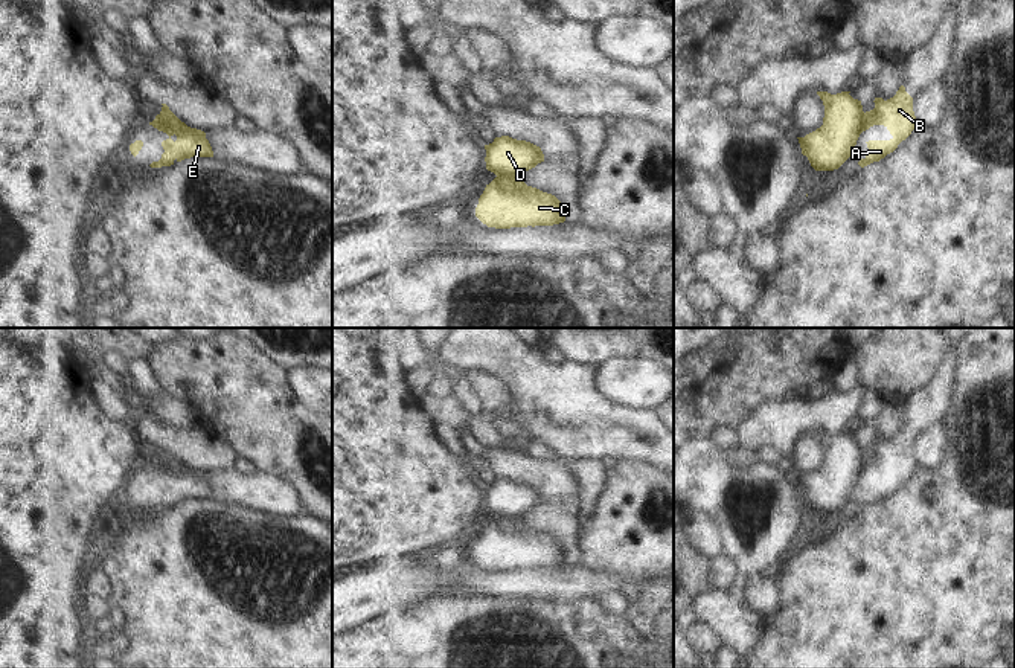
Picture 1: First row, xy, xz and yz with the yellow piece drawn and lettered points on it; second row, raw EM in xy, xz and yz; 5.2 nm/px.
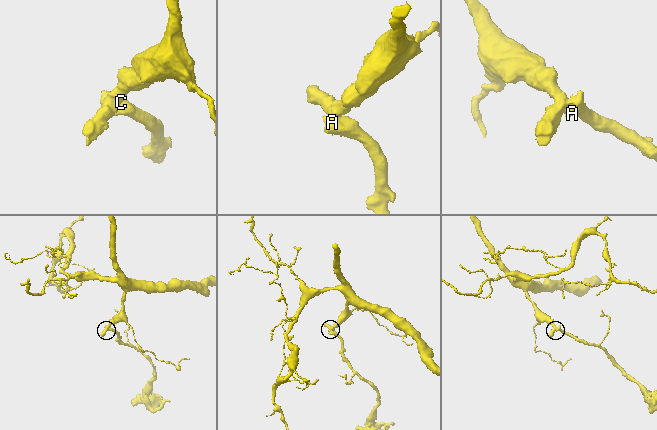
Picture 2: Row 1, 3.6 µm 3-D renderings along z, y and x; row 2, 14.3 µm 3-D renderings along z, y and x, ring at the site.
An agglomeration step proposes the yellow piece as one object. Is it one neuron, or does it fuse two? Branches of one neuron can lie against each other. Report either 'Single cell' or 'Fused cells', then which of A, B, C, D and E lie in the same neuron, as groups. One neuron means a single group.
Fused cells. Groups: A B C E / D

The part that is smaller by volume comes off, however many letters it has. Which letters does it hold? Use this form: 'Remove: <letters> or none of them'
Remove: A, B, C, E

